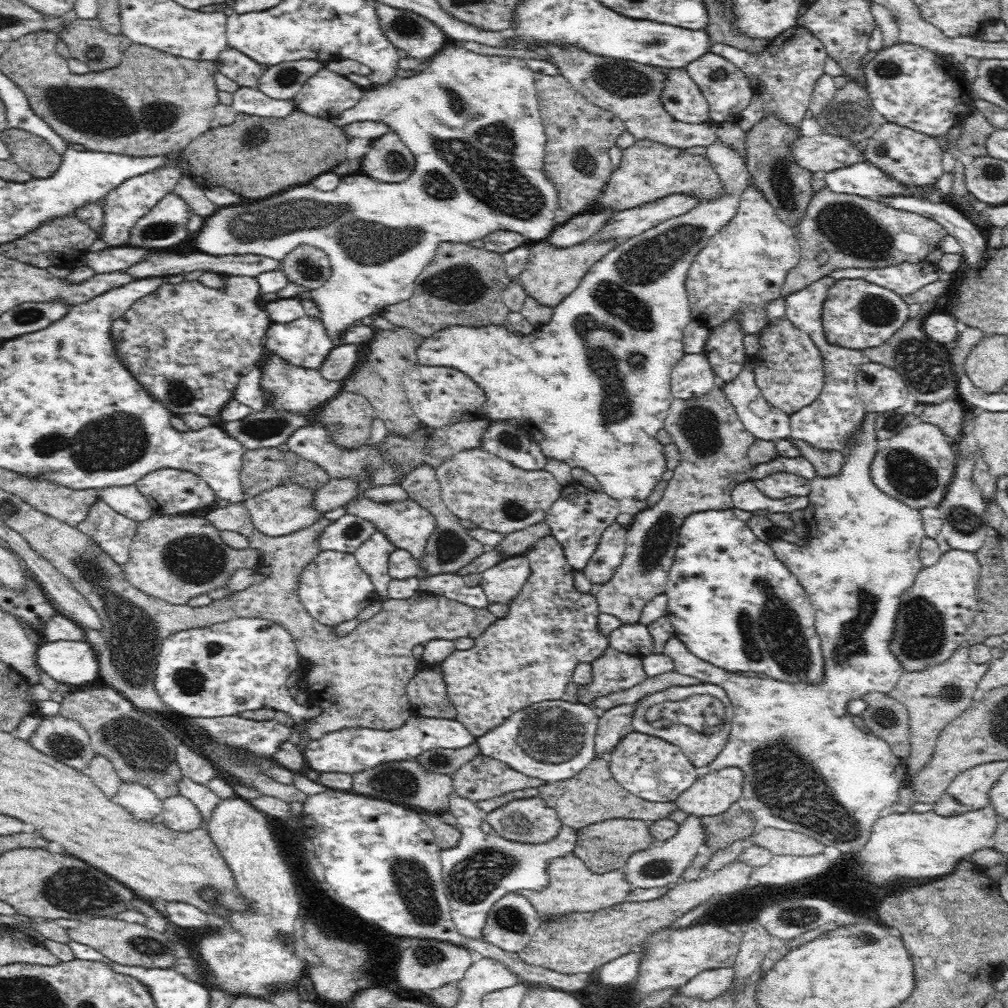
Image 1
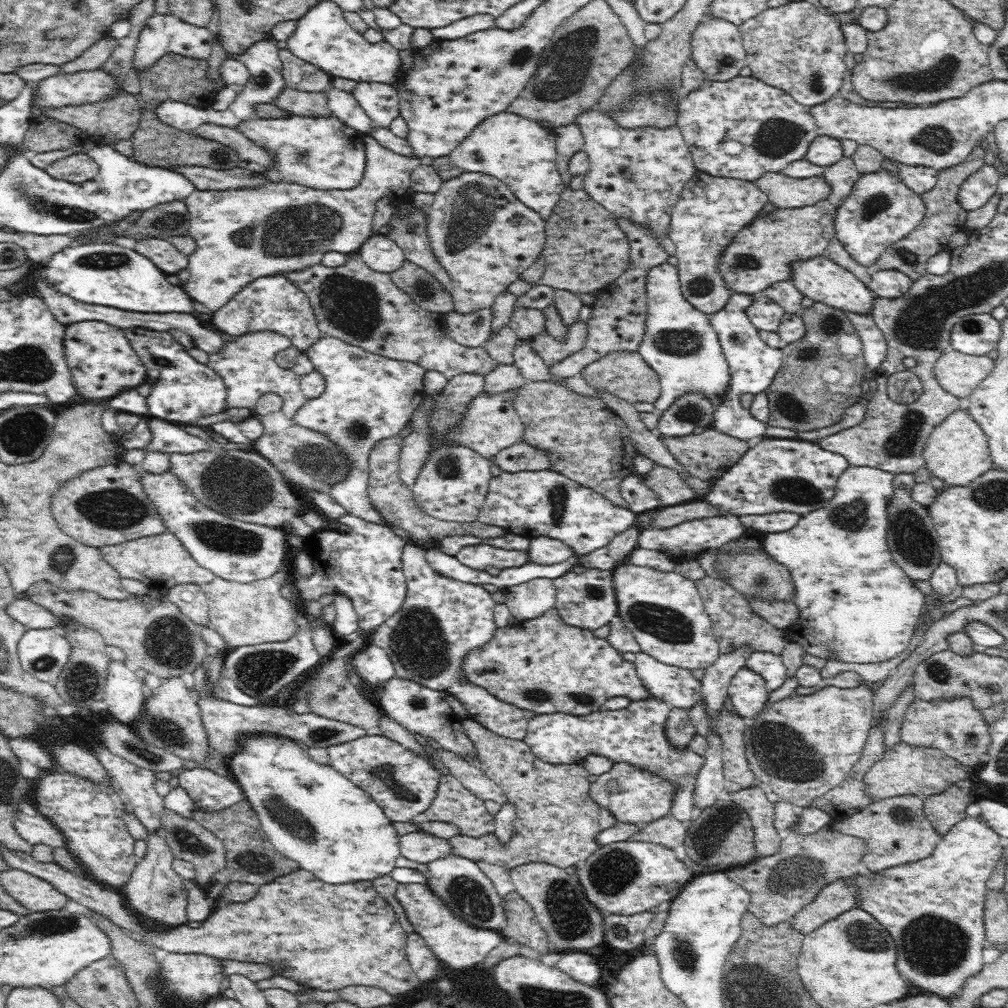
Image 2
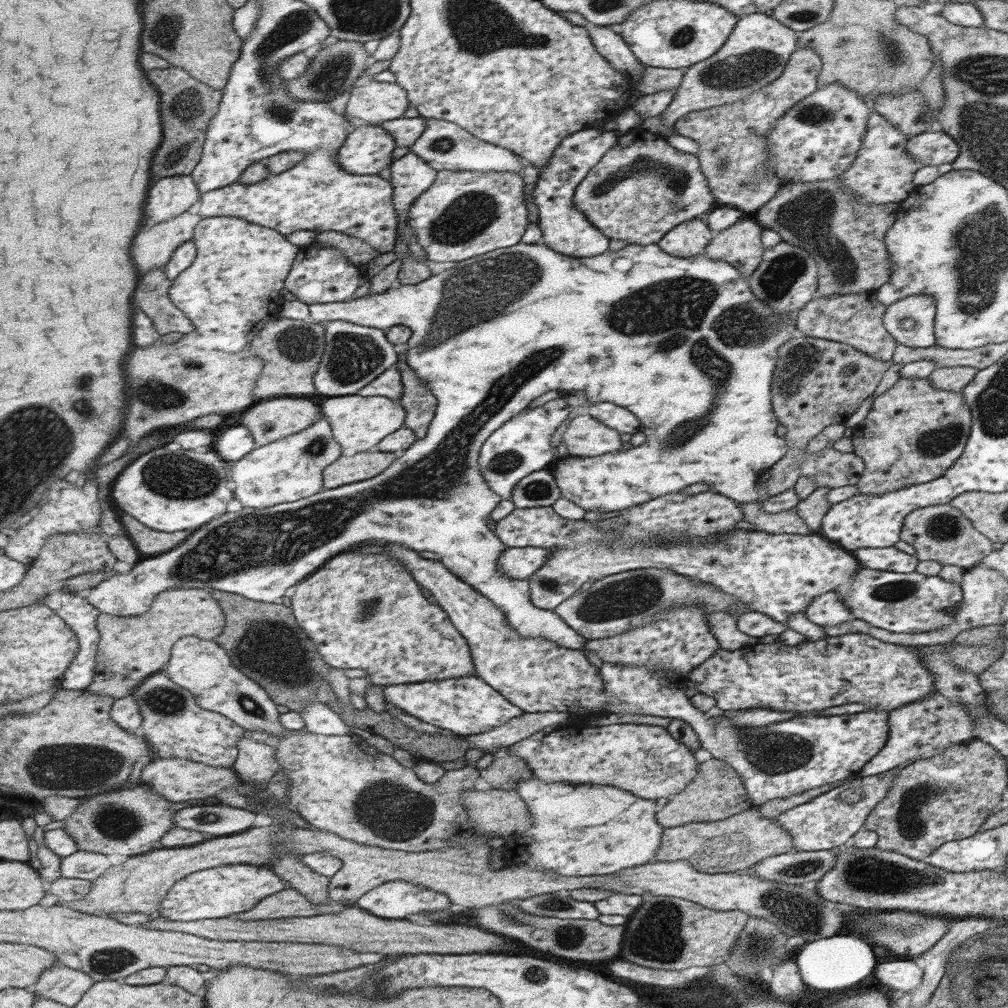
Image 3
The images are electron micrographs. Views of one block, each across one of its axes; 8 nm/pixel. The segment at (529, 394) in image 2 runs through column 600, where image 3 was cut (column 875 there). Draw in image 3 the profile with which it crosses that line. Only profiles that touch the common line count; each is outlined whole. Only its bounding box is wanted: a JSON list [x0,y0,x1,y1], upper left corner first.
[847,378,971,495]

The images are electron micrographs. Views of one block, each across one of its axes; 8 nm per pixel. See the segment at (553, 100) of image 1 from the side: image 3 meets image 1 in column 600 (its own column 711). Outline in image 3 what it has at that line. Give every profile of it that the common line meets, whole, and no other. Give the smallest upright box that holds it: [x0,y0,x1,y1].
[674,47,822,216]

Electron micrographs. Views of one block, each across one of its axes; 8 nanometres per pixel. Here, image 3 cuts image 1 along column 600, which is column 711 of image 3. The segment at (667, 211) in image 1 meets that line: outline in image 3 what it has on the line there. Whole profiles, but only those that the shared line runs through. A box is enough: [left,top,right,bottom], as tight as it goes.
[656,219,714,258]

